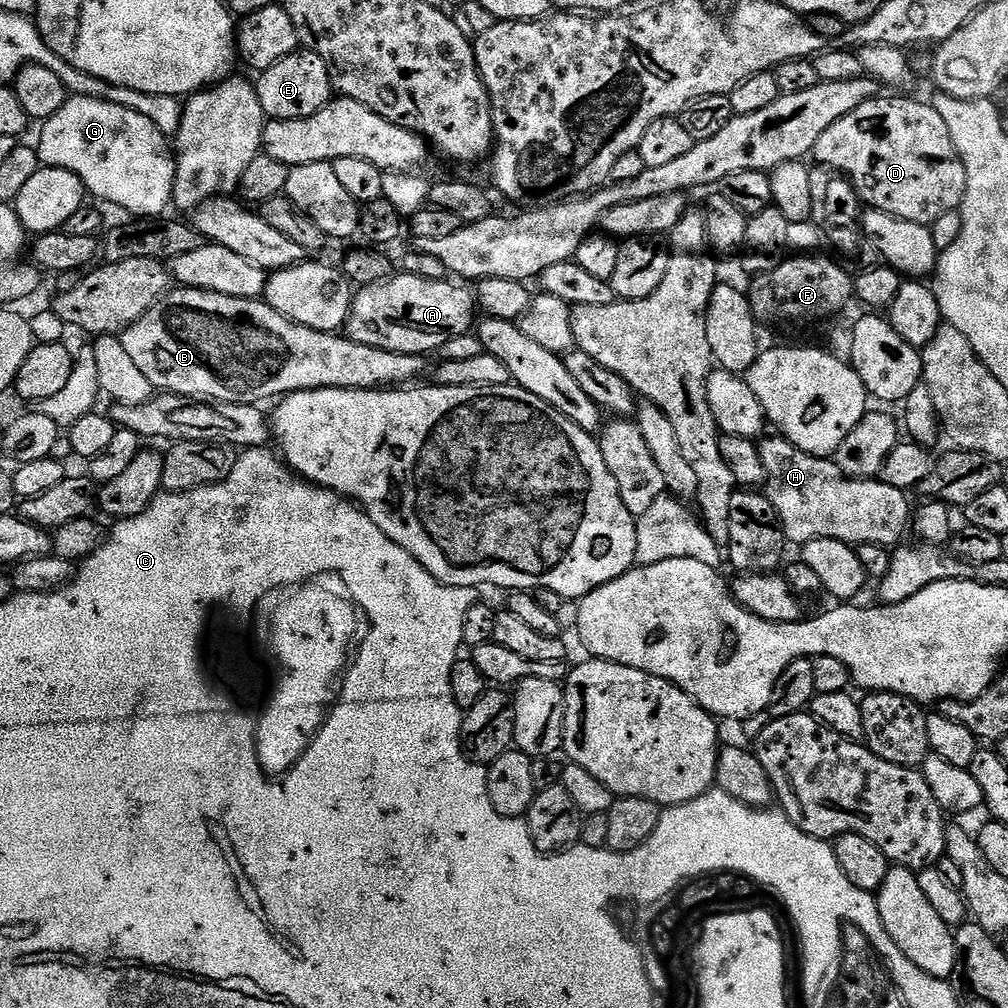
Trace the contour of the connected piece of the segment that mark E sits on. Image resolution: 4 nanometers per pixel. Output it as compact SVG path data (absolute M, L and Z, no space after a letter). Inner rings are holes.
M297 50L282 58L282 62L274 62L270 70L255 77L254 87L258 102L262 102L262 110L268 120L310 118L310 114L318 114L318 110L322 110L322 106L326 106L334 96L328 63L318 54L307 50Z

